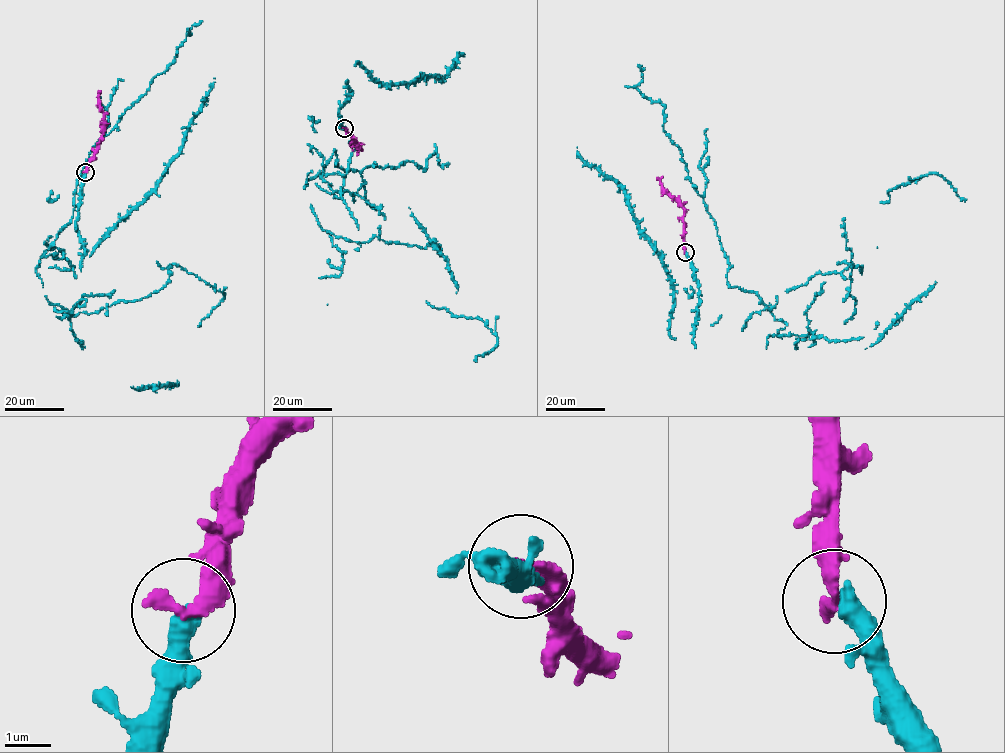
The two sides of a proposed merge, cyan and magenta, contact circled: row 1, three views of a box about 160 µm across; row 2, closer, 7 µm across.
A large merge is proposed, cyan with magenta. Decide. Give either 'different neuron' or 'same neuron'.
same neuron

